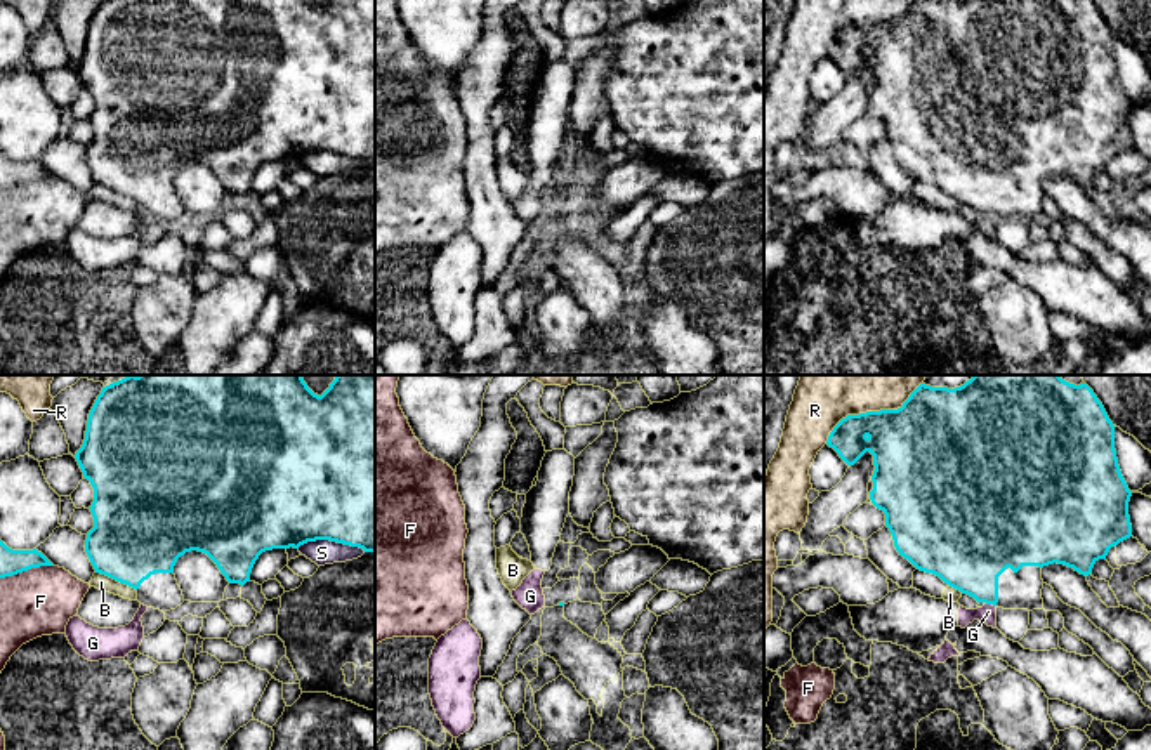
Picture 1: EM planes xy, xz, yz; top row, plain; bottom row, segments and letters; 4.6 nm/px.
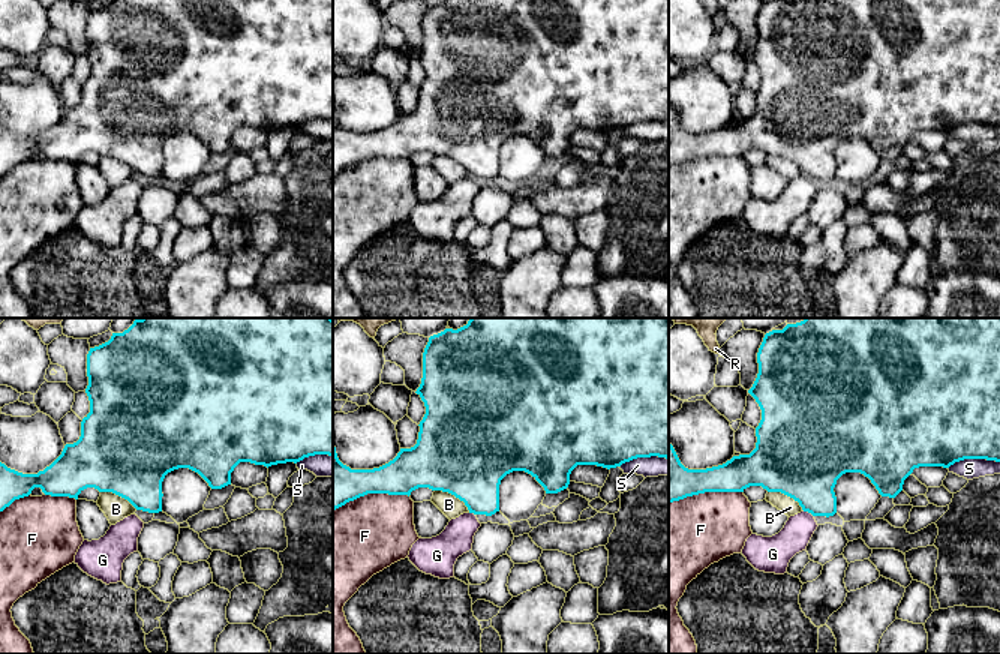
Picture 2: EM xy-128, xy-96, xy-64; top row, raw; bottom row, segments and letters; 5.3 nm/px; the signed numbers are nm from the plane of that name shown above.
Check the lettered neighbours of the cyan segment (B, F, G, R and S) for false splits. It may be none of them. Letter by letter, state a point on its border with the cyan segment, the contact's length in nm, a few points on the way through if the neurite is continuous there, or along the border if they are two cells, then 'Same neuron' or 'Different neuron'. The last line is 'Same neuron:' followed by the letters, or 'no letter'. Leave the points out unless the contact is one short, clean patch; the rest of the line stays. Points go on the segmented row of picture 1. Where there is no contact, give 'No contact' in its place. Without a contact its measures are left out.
B: Touches cyan at xy (117, 580). Shared border 220 nm. Different neuron
F: Touches cyan at xy (26, 570). Shared border 260 nm. Different neuron
G: Touches cyan at yz (990, 603). Shared border 60 nm. Boundary: yz (985, 601), (995, 606). Different neuron
R: Touches cyan at yz (870, 412). Shared border 550 nm. Different neuron
S: Touches cyan at xy (332, 540). Shared border 320 nm. Different neuron
Same neuron: no letter

